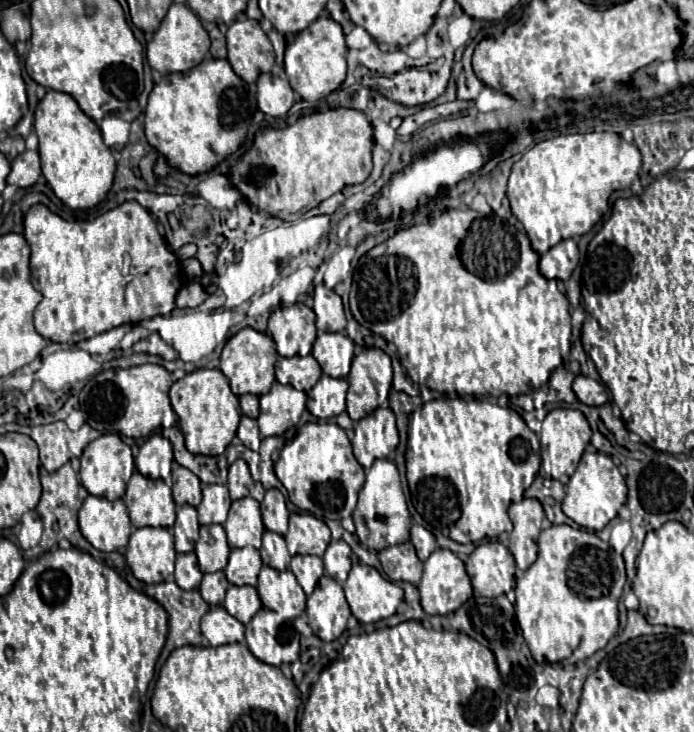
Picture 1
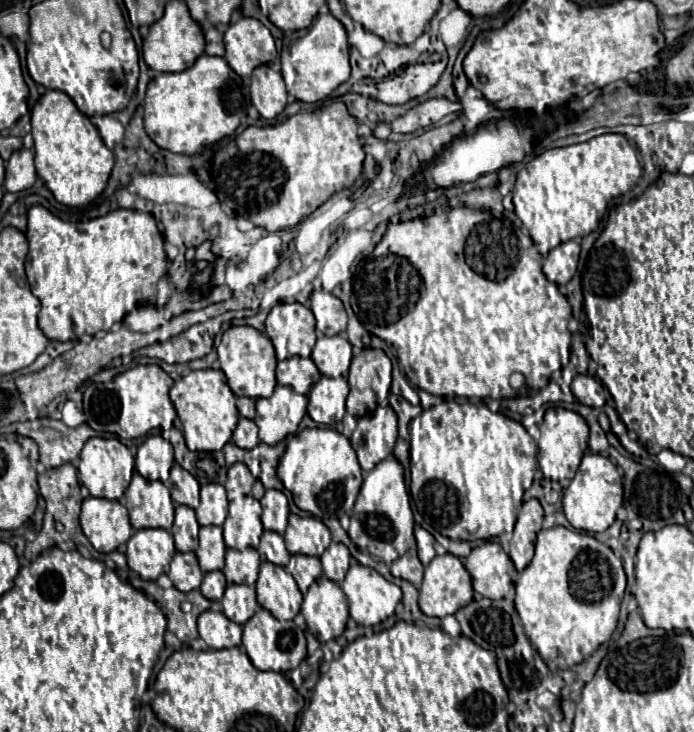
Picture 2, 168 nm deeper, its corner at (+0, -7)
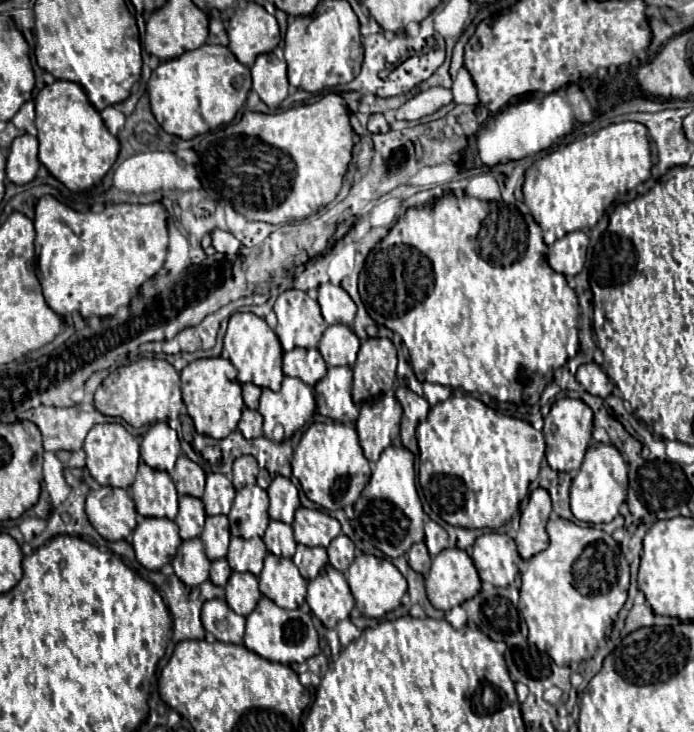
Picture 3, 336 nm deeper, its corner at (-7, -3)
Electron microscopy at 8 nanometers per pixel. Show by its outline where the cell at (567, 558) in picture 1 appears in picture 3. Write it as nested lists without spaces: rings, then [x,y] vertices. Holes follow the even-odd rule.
[[[555,519],[555,521],[549,521],[547,523],[547,533],[549,533],[549,547],[537,555],[533,555],[529,559],[529,567],[521,573],[521,587],[519,589],[519,602],[518,610],[520,616],[525,619],[527,627],[529,627],[529,641],[537,645],[539,651],[547,653],[557,665],[569,665],[569,663],[581,663],[581,661],[587,661],[595,655],[597,647],[599,647],[599,641],[603,641],[605,637],[605,631],[607,627],[615,621],[617,613],[621,611],[625,599],[627,599],[627,591],[625,589],[619,589],[617,585],[617,557],[619,557],[619,543],[609,535],[605,533],[603,529],[597,529],[597,527],[579,527],[575,525],[573,521],[567,521],[567,519]]]

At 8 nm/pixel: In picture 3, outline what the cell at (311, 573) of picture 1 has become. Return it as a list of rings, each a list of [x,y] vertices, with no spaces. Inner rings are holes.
[[[297,545],[297,553],[293,555],[293,563],[299,567],[301,575],[309,581],[319,575],[319,571],[327,565],[327,551],[325,547],[307,547]]]

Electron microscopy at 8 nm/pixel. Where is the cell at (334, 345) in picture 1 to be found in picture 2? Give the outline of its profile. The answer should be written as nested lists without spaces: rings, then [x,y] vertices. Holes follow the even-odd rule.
[[[344,335],[320,337],[312,349],[312,361],[326,377],[348,377],[352,345]]]

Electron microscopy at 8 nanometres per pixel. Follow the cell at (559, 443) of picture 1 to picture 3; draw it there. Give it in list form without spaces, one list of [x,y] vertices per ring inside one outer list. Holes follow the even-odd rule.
[[[569,397],[559,399],[551,407],[549,415],[545,417],[545,427],[543,427],[543,435],[547,443],[545,458],[548,465],[551,465],[551,469],[565,471],[565,473],[577,471],[589,447],[591,429],[593,429],[593,411],[589,409],[589,405],[585,405],[581,399],[569,399]]]

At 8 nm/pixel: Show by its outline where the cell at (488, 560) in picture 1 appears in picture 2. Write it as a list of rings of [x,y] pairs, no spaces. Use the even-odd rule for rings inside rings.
[[[494,541],[474,547],[472,553],[464,559],[464,567],[472,577],[474,591],[482,597],[502,599],[514,587],[514,563]]]

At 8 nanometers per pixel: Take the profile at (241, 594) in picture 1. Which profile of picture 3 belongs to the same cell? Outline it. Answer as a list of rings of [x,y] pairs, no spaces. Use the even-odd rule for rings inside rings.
[[[233,573],[225,585],[225,593],[229,607],[239,615],[249,615],[261,599],[253,573]]]

